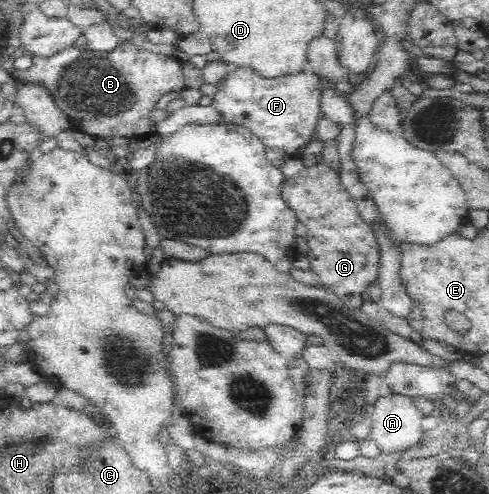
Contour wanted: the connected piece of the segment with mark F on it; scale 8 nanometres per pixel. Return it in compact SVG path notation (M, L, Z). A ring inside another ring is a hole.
M237 68L229 71L217 87L212 106L219 111L224 121L249 128L263 142L267 160L279 168L299 156L301 147L312 139L322 115L325 88L321 84L321 77L313 71L265 78L254 69Z

